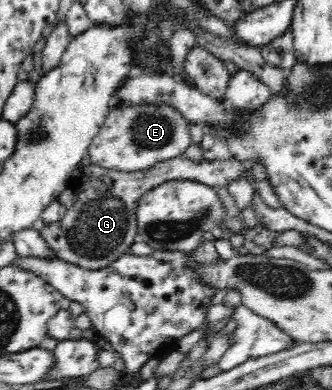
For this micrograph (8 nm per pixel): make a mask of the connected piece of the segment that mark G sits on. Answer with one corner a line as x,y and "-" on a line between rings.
182,155
136,172
102,168
91,162
72,172
65,189
57,198
67,204
66,215
38,231
61,260
77,264
80,268
106,268
118,257
130,252
130,246
137,240
136,210
139,200
148,191
169,180
180,179
195,180
213,187
226,186
244,176
247,169
250,169
249,165
234,156
226,160
202,159
196,162

